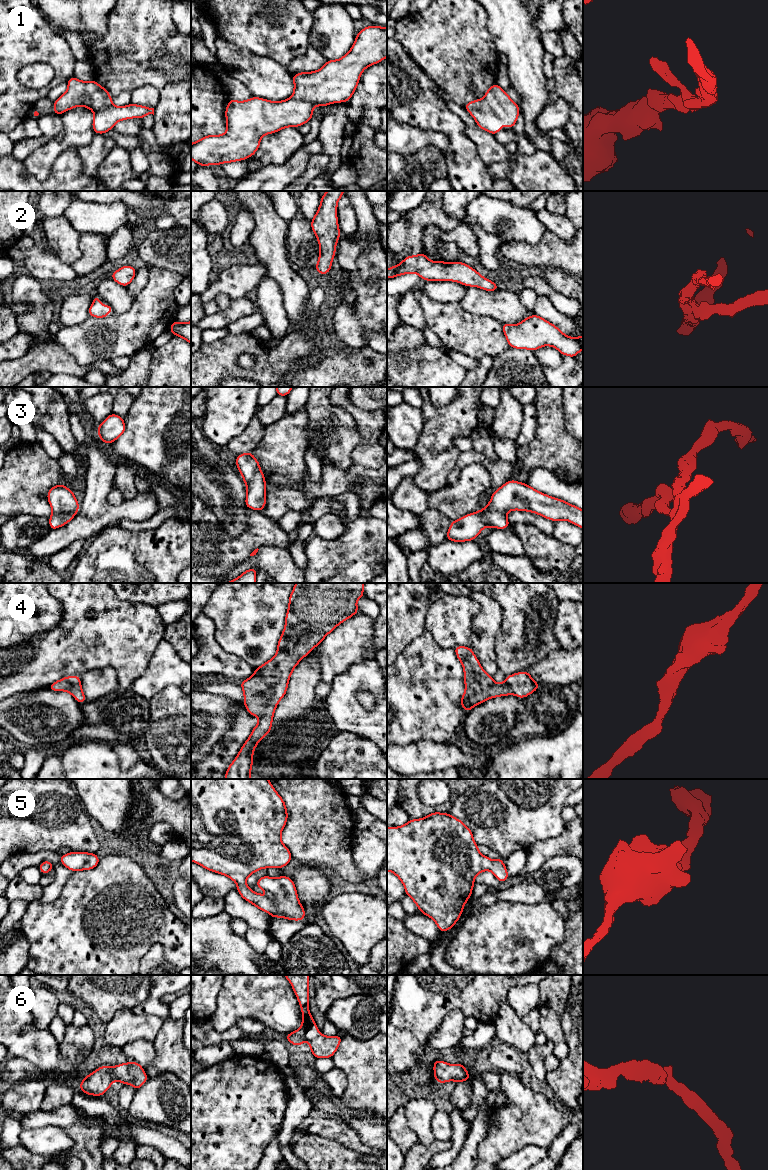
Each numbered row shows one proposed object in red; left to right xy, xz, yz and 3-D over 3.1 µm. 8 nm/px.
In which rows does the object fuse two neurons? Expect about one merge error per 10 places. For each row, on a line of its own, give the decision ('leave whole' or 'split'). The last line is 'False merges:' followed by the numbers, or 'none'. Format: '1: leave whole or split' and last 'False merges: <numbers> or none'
1: leave whole
2: leave whole
3: leave whole
4: leave whole
5: leave whole
6: leave whole
False merges: none

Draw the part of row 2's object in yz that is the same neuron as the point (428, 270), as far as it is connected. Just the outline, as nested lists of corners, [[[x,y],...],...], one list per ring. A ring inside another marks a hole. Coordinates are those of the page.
[[[426,254],[407,256],[396,266],[387,269],[387,278],[394,278],[403,274],[415,273],[426,282],[454,281],[467,287],[475,286],[485,291],[497,291],[498,285],[480,275],[475,269],[460,261],[447,263],[444,261],[430,261]]]

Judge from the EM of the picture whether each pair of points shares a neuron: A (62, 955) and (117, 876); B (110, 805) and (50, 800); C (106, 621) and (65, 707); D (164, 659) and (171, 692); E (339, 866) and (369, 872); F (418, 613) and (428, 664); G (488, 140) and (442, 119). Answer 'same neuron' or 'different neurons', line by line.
A: same neuron
B: different neurons
C: different neurons
D: different neurons
E: different neurons
F: different neurons
G: different neurons

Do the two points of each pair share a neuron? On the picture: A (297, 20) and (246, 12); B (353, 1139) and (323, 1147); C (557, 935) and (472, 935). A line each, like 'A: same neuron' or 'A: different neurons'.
A: same neuron
B: different neurons
C: same neuron

